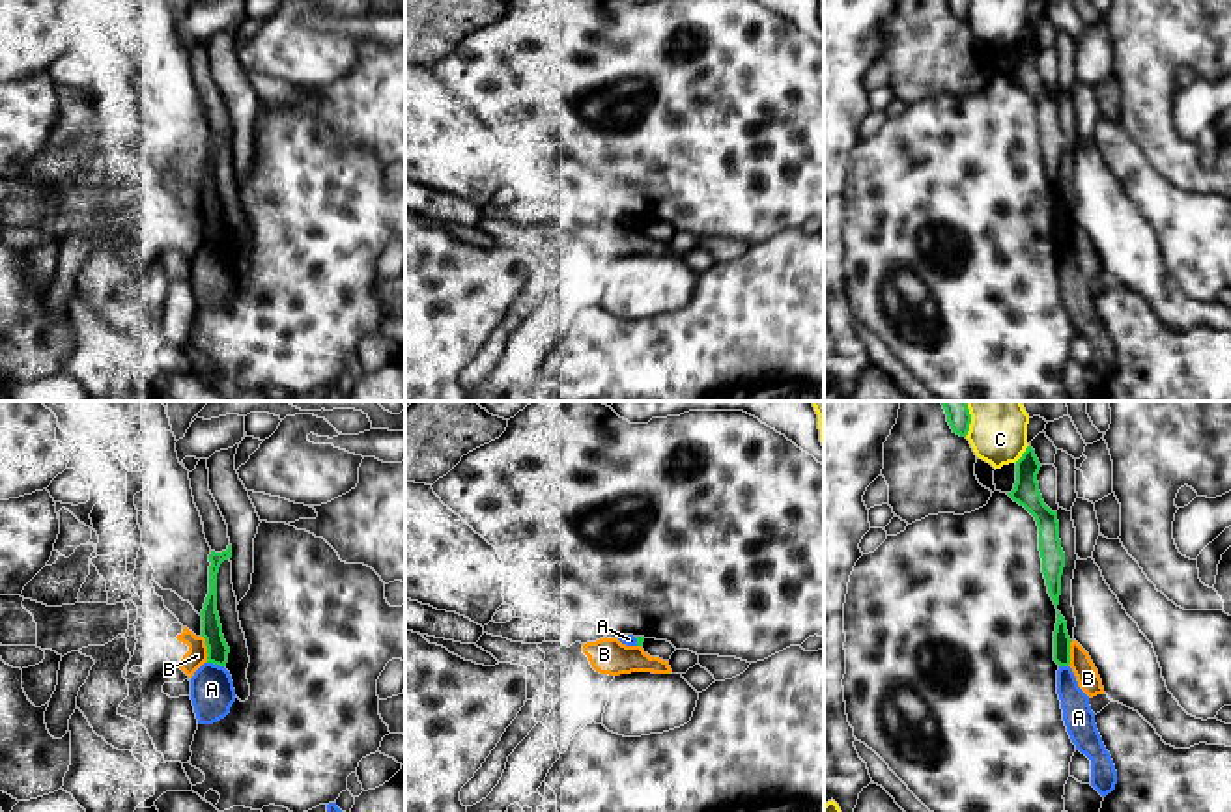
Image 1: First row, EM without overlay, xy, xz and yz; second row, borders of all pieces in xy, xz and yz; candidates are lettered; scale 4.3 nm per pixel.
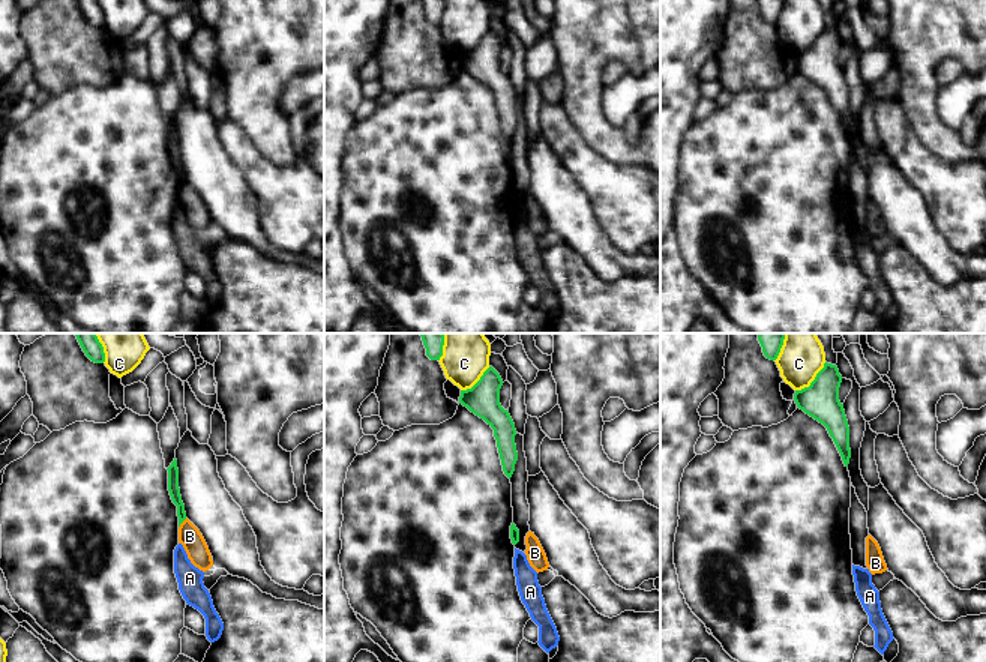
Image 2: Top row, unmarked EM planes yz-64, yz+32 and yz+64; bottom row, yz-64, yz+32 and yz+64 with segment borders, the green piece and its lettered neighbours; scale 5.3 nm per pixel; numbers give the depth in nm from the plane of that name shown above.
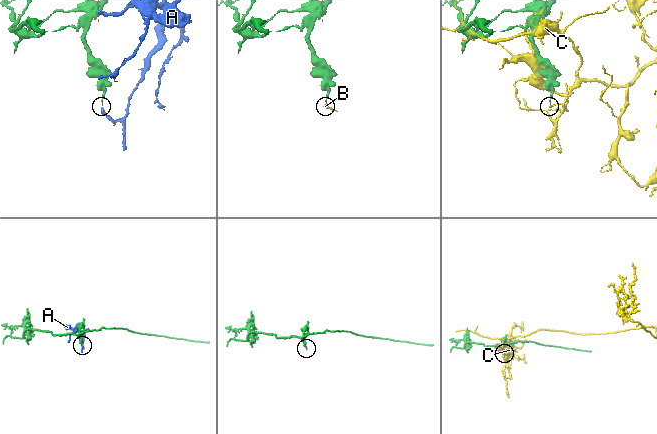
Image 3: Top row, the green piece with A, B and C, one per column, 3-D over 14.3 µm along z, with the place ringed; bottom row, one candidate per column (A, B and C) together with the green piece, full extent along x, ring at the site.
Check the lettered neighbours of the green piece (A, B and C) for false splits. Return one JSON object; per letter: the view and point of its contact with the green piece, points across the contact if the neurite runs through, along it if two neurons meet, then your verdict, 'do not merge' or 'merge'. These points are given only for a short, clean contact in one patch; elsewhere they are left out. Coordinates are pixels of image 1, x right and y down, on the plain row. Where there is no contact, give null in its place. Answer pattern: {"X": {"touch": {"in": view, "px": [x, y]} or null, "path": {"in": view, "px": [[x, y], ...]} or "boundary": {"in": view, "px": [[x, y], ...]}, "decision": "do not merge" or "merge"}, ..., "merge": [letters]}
{"A": {"touch": {"in": "xy", "px": [215, 245]}, "boundary": {"in": "xy", "px": [[208, 243], [223, 249]]}, "decision": "do not merge"}, "B": {"touch": {"in": "xy", "px": [208, 230]}, "boundary": {"in": "xy", "px": [[202, 217], [208, 228], [208, 243]]}, "decision": "do not merge"}, "C": {"touch": {"in": "yz", "px": [1022, 36]}, "decision": "do not merge"}, "merge": []}

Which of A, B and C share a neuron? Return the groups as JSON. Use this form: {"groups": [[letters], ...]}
{"groups": [["A"], ["B"], ["C"]]}

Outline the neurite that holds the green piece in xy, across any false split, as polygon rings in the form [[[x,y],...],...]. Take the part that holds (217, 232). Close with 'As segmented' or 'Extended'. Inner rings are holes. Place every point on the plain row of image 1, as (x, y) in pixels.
[[[232,127],[226,133],[209,136],[209,175],[205,179],[202,198],[202,218],[205,220],[207,228],[207,245],[226,248],[230,230],[222,217],[220,200],[217,194],[217,155],[224,142],[232,140]]]. As segmented

